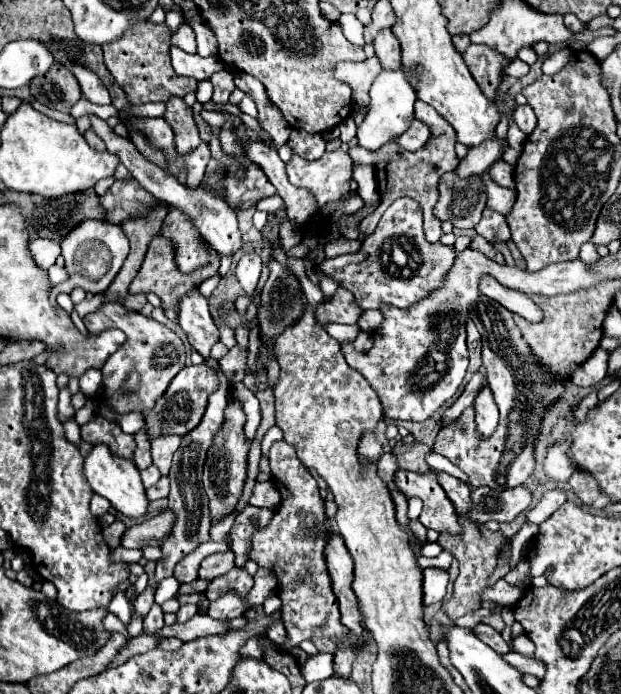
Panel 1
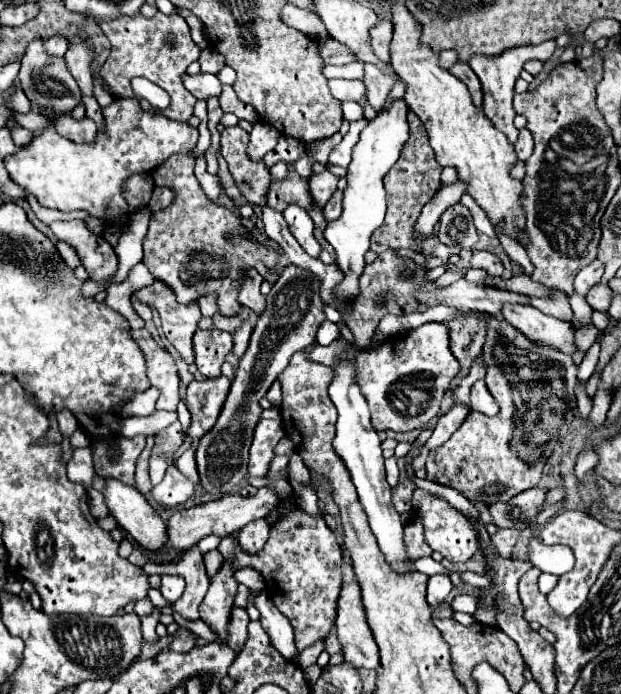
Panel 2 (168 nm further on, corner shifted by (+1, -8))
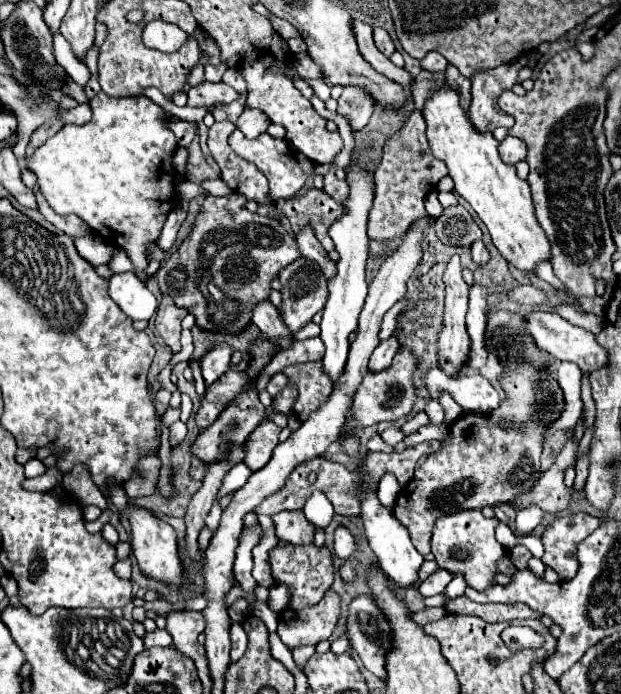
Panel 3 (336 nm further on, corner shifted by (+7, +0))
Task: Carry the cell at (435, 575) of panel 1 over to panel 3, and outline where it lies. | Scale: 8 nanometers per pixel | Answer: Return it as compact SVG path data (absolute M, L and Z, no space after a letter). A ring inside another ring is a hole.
M438 568L436 572L432 572L432 574L418 586L418 590L420 590L424 596L436 596L436 594L444 592L444 588L448 586L448 582L450 582L452 578L454 578L452 572Z

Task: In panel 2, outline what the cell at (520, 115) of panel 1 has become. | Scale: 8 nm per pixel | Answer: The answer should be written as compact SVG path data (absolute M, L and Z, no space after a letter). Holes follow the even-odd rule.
M526 128L520 130L520 136L518 136L516 144L514 144L514 150L516 150L518 160L526 162L526 160L530 158L530 154L532 154L532 148L534 148L534 144L532 144L532 136L530 136L530 132L528 132Z

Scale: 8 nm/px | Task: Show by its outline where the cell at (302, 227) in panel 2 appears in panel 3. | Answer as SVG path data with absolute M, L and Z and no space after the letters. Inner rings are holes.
M304 226L298 234L296 234L296 240L298 240L298 250L304 258L320 264L322 272L326 278L334 276L336 274L336 268L334 268L334 262L328 258L328 252L322 248L322 244L318 242L318 238L314 236L314 230L312 226Z

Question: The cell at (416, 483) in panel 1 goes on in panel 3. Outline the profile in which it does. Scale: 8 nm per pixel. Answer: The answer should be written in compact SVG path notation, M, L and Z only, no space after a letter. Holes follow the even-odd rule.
M464 510L464 512L450 512L448 516L440 516L432 530L432 554L440 568L464 574L468 586L476 590L484 590L492 586L492 576L496 572L496 560L504 554L502 544L494 538L496 518L484 518L480 510Z

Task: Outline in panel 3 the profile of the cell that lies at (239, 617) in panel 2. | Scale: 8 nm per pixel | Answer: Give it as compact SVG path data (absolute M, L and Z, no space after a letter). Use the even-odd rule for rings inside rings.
M232 622L230 636L232 636L232 652L230 652L230 656L232 656L232 660L238 660L238 658L242 658L242 654L246 650L246 644L248 644L246 632L244 632L240 622Z

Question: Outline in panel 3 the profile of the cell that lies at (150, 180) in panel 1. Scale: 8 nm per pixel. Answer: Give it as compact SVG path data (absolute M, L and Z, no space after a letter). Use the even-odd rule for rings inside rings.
M262 300L260 304L256 304L256 308L252 312L252 322L264 332L266 338L276 340L282 350L292 344L292 336L284 328L280 314L270 300Z

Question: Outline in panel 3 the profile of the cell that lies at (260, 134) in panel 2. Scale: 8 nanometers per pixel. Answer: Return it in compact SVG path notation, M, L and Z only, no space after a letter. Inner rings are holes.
M234 130L230 136L230 148L242 156L244 160L252 162L270 182L270 198L278 200L278 198L290 198L294 196L304 184L306 180L312 176L314 172L314 162L310 162L308 158L304 158L300 152L296 152L286 140L278 140L272 138L270 134L260 134L254 140L248 140L240 130Z

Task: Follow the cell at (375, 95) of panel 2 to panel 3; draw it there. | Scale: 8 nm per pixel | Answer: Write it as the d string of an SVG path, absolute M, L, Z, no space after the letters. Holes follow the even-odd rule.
M352 84L352 86L346 86L342 96L338 98L338 114L348 116L352 130L358 132L368 124L374 112L374 104L376 102L372 100L372 96L368 96L368 92Z

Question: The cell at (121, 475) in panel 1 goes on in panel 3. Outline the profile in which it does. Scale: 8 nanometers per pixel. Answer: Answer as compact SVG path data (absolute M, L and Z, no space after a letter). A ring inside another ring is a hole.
M128 506L128 522L132 530L132 550L140 564L140 570L156 580L168 582L168 584L182 584L182 564L178 558L178 546L176 546L176 532L170 524L164 520L158 520L150 510L140 506Z

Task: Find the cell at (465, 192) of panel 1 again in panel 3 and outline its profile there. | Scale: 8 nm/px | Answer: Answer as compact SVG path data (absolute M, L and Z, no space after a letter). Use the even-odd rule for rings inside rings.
M450 206L434 224L436 236L448 246L470 246L482 238L482 232L464 206Z

